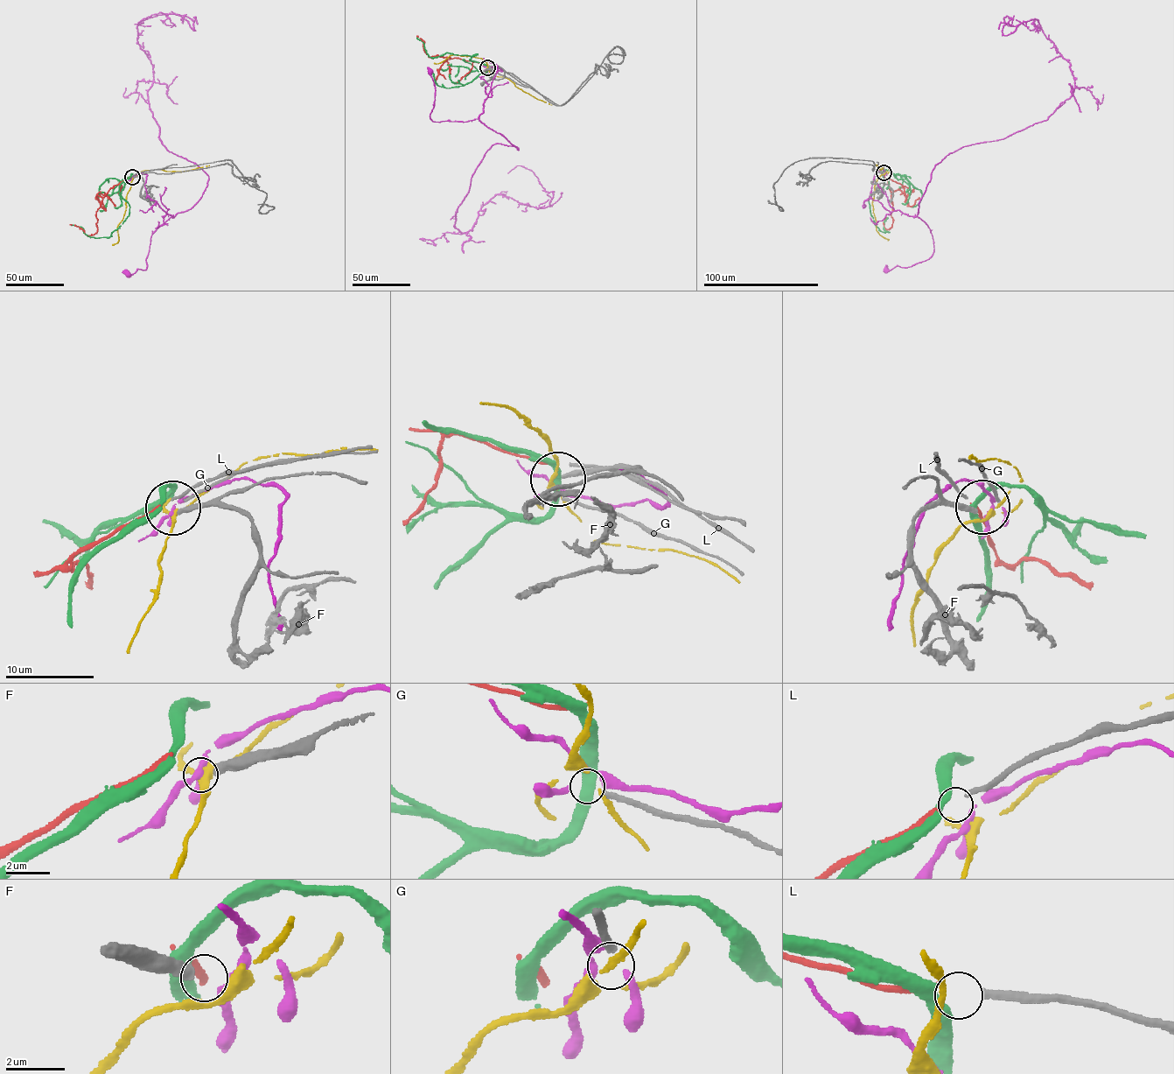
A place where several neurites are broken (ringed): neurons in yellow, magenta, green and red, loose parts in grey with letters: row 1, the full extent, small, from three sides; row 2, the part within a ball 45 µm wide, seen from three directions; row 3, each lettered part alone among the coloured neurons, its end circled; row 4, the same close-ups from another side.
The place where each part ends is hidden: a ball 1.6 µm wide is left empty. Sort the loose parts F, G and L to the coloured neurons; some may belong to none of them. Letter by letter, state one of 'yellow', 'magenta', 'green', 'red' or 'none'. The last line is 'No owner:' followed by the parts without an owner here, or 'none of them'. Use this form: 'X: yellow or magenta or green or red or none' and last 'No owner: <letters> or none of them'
F: none
G: none
L: green
No owner: F, G

